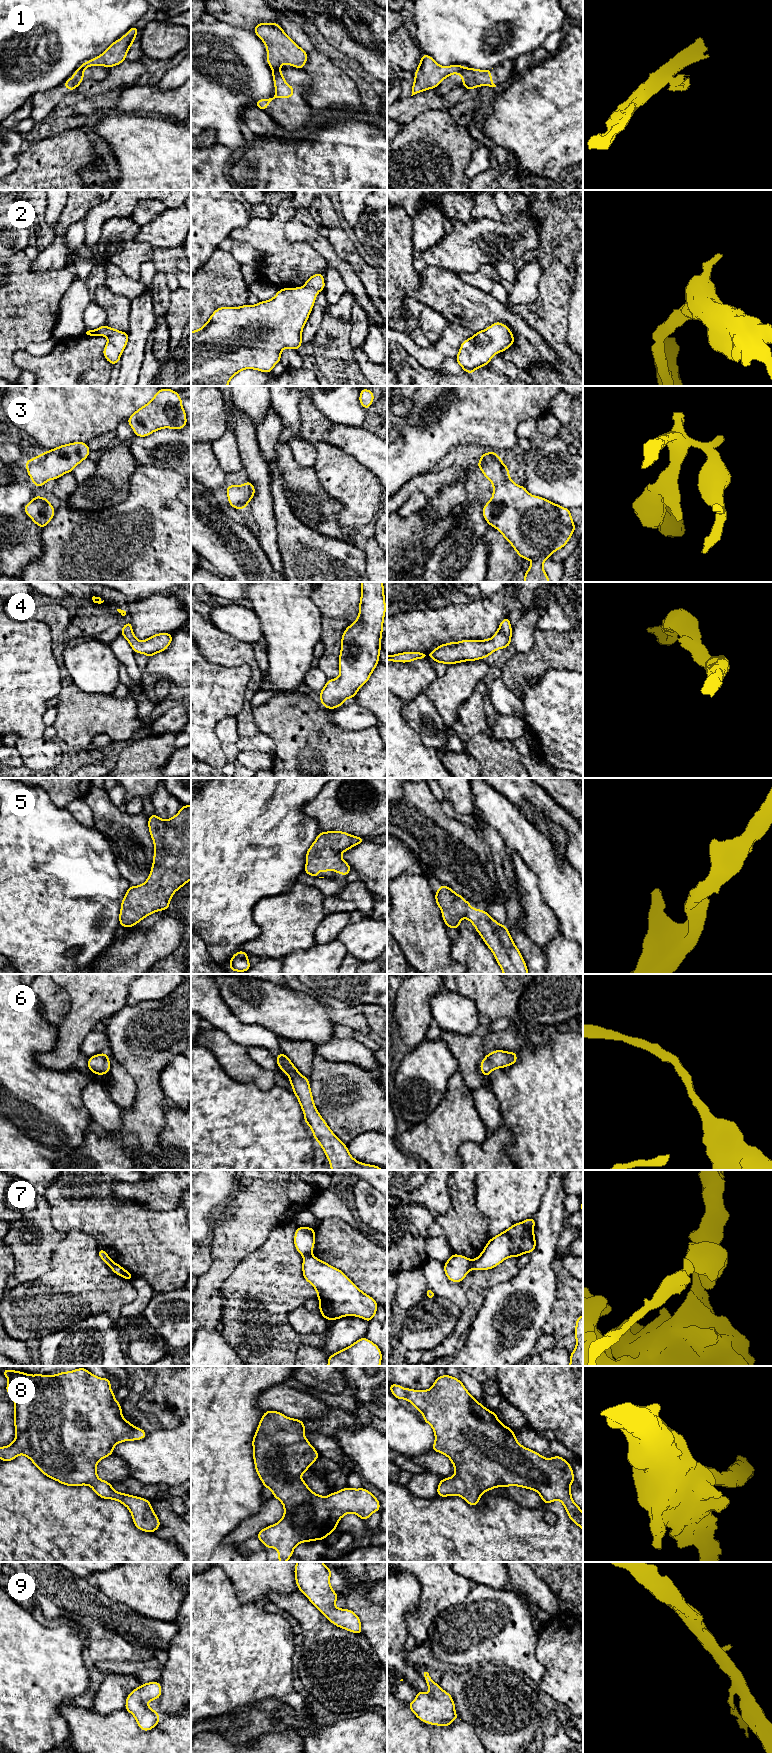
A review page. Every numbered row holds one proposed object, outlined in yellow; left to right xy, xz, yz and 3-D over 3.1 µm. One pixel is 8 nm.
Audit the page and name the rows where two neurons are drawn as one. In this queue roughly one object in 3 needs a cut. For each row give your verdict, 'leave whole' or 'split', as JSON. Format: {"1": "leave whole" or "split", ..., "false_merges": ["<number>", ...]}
{"1": "split", "2": "leave whole", "3": "leave whole", "4": "leave whole", "5": "leave whole", "6": "leave whole", "7": "split", "8": "leave whole", "9": "leave whole", "false_merges": ["1", "7"]}

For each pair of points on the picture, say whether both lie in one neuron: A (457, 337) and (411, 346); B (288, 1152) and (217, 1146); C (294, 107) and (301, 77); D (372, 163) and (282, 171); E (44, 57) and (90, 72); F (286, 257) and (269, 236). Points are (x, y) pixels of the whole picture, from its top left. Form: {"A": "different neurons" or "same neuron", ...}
{"A": "same neuron", "B": "same neuron", "C": "same neuron", "D": "same neuron", "E": "different neurons", "F": "same neuron"}

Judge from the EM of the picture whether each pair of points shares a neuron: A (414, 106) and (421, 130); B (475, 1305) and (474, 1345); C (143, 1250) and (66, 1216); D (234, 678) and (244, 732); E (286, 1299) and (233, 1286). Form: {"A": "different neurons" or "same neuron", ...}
{"A": "different neurons", "B": "different neurons", "C": "same neuron", "D": "different neurons", "E": "same neuron"}

